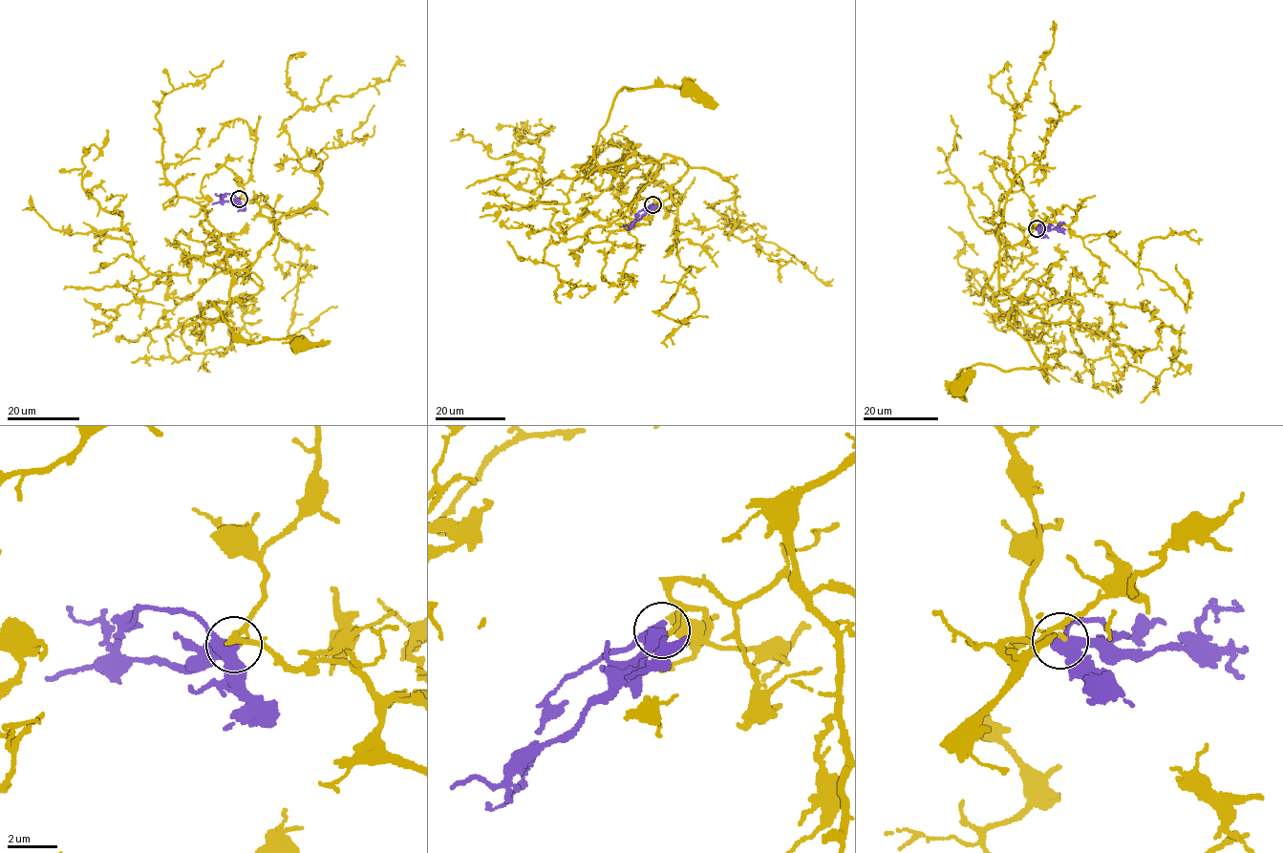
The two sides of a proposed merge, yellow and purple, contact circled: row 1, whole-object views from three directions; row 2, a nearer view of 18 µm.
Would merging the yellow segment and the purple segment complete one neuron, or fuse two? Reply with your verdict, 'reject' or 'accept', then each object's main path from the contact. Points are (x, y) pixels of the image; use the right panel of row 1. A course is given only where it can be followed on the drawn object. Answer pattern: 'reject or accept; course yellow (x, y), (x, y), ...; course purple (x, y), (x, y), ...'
reject; course yellow (1037, 227), (998, 253), (998, 270), (1008, 322), (1041, 366), (978, 364), (960, 371), (963, 397), (958, 386); course purple (1037, 227), (1049, 230), (1063, 223)

